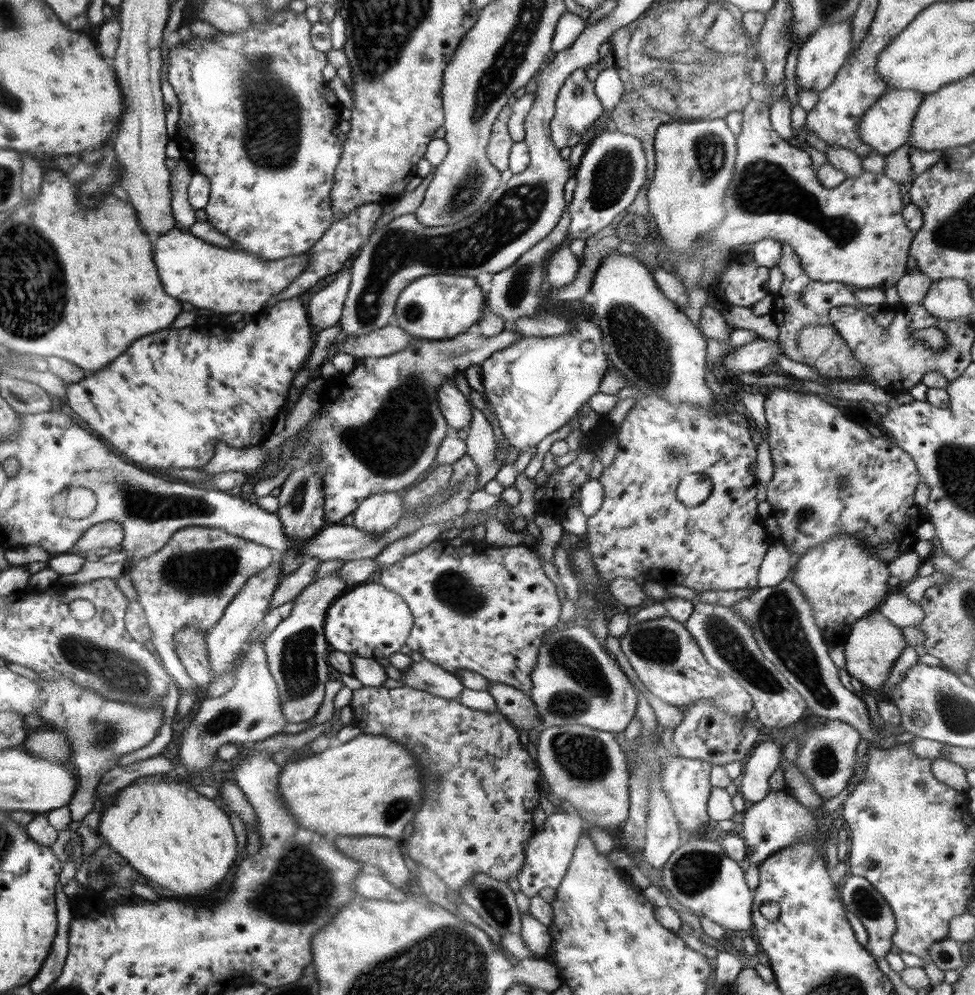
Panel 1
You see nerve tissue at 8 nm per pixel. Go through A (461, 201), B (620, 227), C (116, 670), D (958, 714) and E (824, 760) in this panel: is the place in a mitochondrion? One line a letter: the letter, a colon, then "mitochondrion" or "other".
A: mitochondrion
B: mitochondrion
C: mitochondrion
D: mitochondrion
E: mitochondrion

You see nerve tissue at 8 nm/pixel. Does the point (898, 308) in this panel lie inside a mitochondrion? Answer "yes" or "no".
no

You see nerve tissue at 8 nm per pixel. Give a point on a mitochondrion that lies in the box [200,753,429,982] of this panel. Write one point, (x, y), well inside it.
(300, 898)

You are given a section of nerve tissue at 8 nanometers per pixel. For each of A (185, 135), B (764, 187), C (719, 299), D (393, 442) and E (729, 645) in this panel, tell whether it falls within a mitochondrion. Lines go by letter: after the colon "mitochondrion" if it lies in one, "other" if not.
A: other
B: mitochondrion
C: other
D: mitochondrion
E: mitochondrion

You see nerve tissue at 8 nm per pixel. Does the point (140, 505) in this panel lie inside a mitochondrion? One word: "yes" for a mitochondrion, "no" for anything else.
yes

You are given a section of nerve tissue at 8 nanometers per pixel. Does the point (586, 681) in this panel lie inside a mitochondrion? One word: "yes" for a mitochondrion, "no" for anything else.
yes

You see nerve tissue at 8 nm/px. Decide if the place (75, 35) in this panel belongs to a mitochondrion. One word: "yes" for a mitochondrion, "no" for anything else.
no

